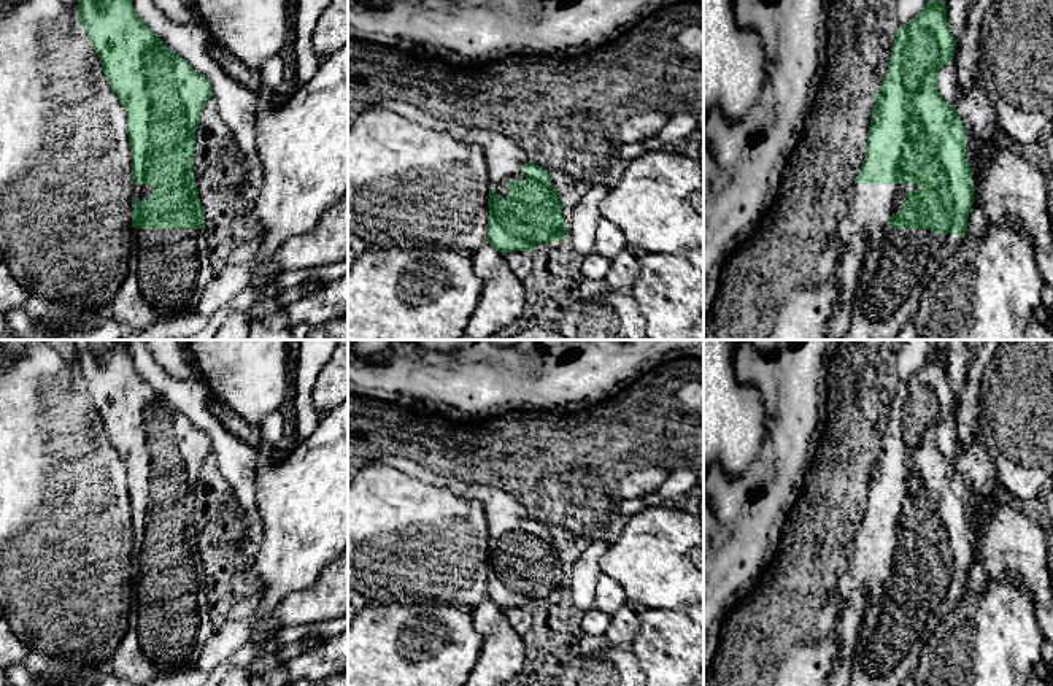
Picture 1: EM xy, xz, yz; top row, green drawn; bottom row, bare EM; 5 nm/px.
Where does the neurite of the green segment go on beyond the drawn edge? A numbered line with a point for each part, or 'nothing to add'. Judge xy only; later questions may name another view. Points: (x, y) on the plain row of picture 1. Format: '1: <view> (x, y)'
1: xy (169, 624)

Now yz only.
1: yz (899, 620)

